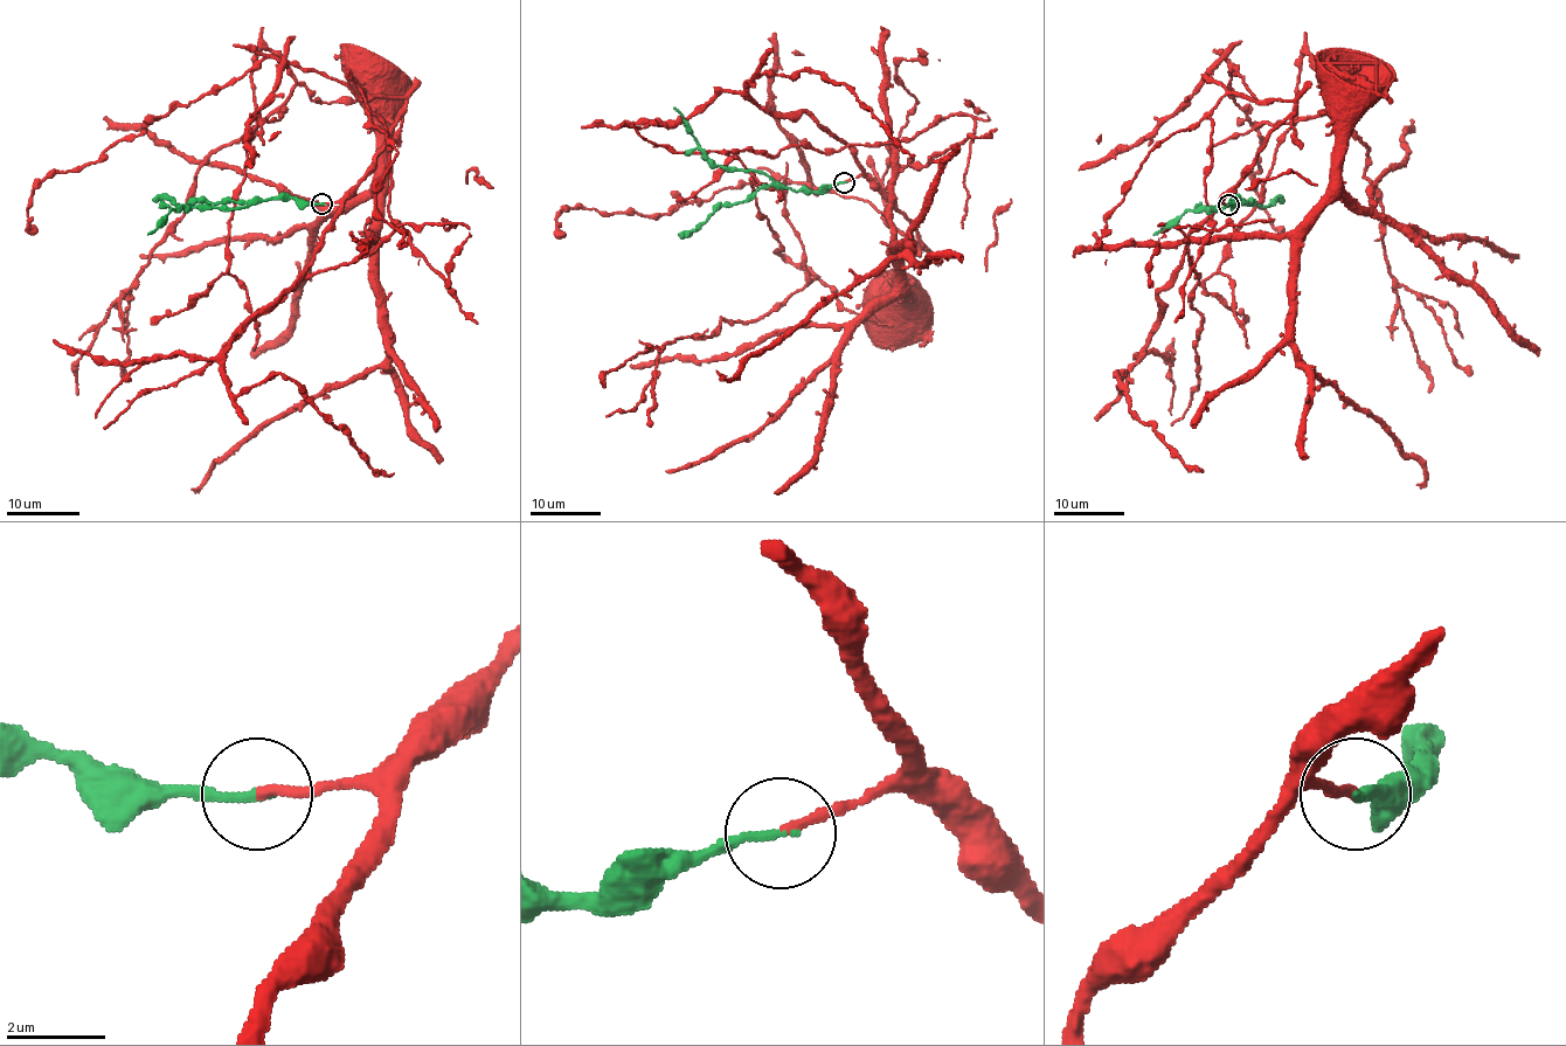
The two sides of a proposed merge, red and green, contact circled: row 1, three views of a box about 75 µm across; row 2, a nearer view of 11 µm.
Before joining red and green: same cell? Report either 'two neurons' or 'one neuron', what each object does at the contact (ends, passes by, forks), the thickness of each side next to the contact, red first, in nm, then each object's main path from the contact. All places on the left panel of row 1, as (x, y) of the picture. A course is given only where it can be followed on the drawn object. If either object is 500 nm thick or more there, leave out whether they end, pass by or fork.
one neuron | red ends | green ends | 190/180 nm | red via (321, 203), (307, 268), (104, 427), (378, 244), (376, 105), (304, 85), (209, 156), (76, 395) | green via (321, 203), (269, 198), (238, 208), (173, 208), (147, 234)

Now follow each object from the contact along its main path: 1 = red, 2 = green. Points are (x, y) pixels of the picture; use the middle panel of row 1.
1: (844, 181), (842, 140), (739, 92), (623, 125), (684, 153), (899, 140), (898, 317), (816, 279), (604, 382)
2: (844, 181), (824, 185), (819, 191), (792, 191), (780, 188), (762, 173), (723, 170), (715, 166), (673, 106)

